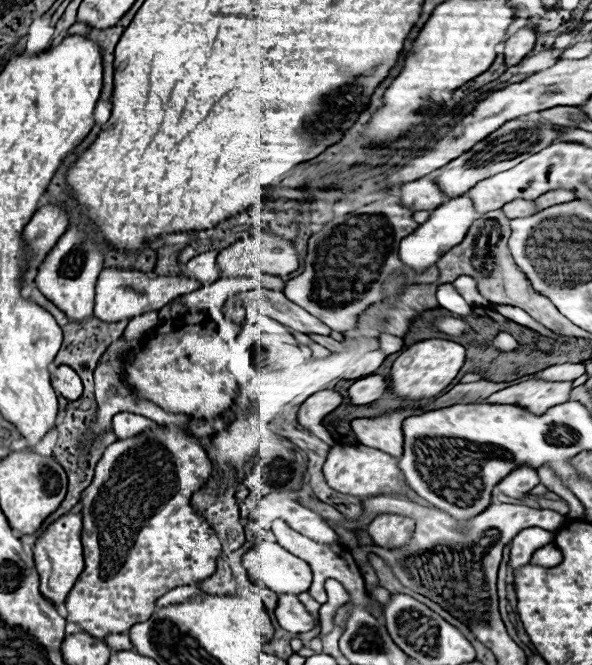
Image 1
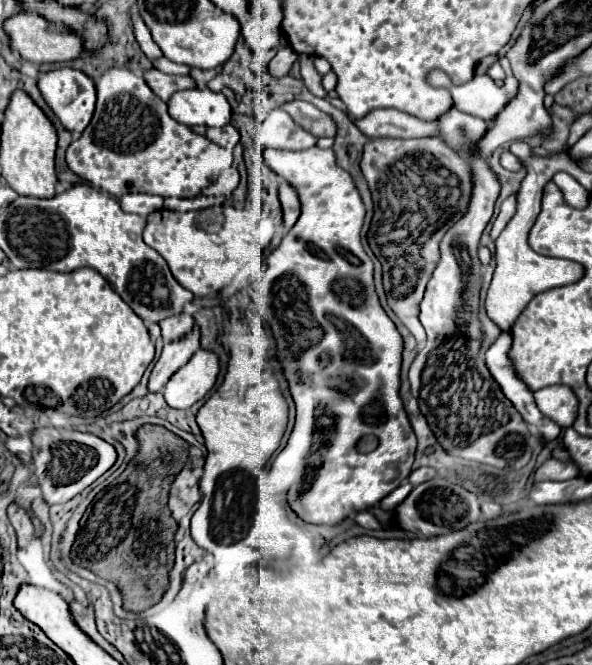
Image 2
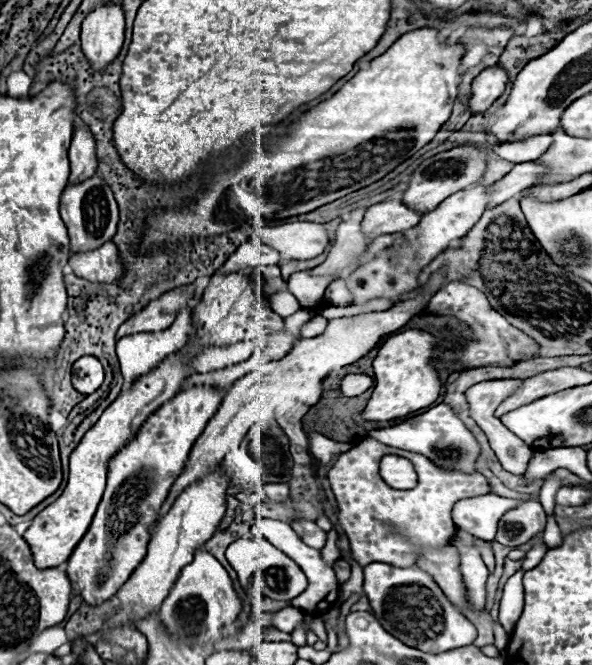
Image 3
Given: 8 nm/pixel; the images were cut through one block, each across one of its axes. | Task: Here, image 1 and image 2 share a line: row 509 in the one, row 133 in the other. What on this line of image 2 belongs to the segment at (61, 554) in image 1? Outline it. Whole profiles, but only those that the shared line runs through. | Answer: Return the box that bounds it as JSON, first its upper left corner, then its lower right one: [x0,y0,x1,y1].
[38,68,96,134]

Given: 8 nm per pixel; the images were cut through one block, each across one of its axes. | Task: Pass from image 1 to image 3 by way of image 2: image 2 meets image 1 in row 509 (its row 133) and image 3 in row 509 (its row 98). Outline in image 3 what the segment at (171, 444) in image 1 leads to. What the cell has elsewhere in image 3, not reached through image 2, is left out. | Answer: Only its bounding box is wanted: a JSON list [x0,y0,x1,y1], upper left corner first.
[66,386,224,606]

